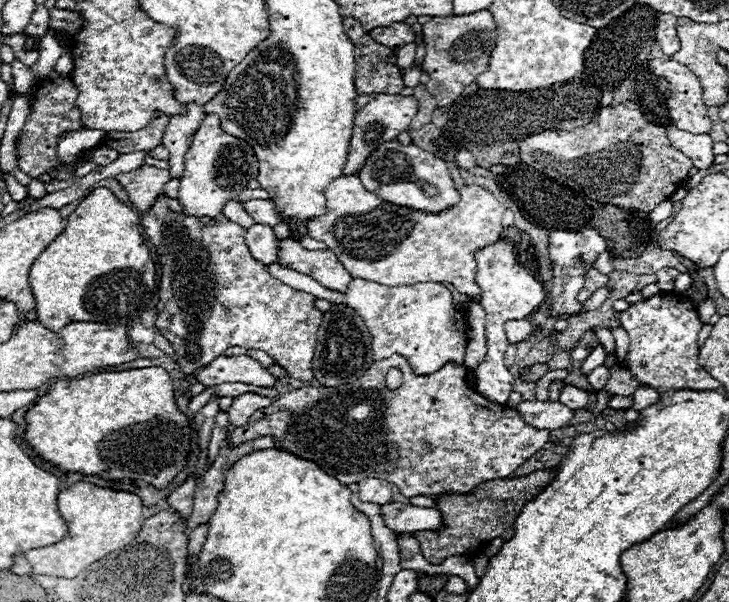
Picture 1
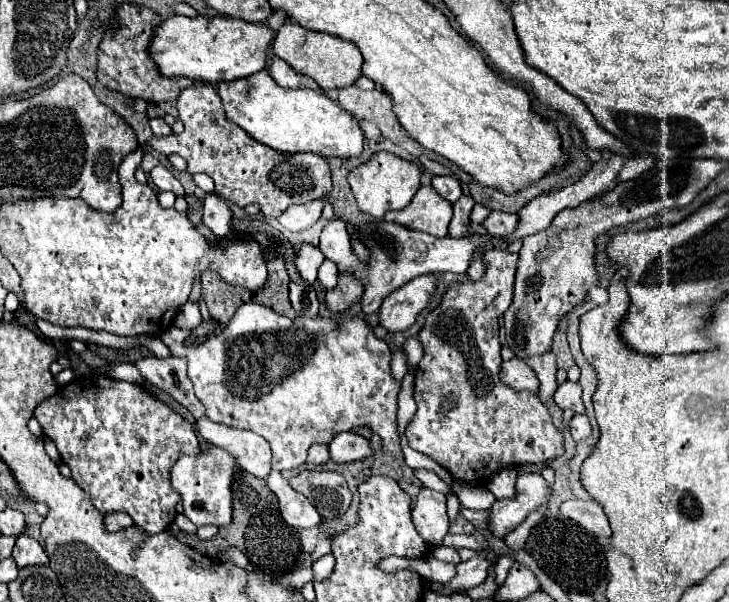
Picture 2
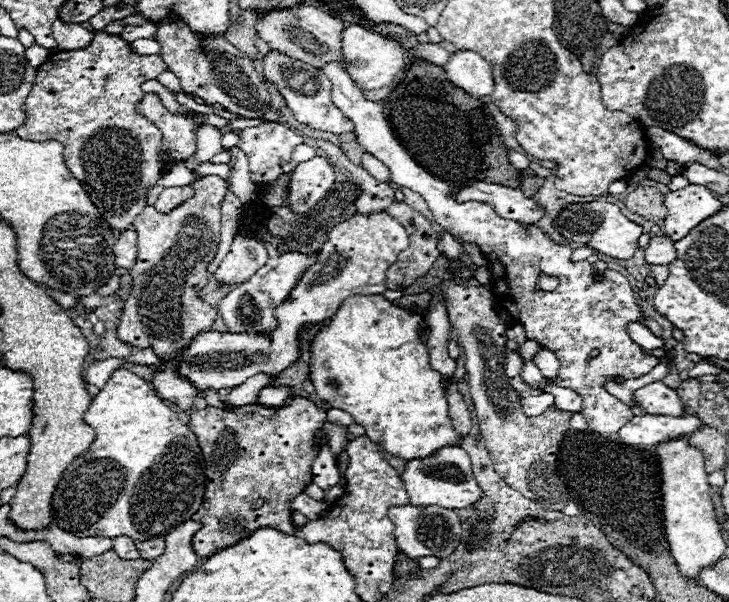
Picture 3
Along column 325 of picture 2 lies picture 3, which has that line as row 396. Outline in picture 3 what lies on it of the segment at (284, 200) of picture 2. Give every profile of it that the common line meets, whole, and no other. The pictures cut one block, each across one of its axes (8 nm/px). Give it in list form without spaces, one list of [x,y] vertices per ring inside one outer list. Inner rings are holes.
[[[204,176],[192,182],[196,194],[182,202],[170,214],[158,214],[154,206],[146,206],[134,220],[138,234],[138,260],[130,270],[132,286],[118,318],[118,338],[138,350],[152,348],[160,358],[160,366],[152,372],[152,388],[162,400],[174,402],[180,410],[192,410],[198,388],[182,378],[176,370],[178,356],[188,348],[194,336],[206,332],[218,310],[206,304],[198,292],[208,282],[206,266],[216,256],[220,242],[220,204],[228,190],[226,182],[218,176]],[[146,310],[146,312],[138,312]]]

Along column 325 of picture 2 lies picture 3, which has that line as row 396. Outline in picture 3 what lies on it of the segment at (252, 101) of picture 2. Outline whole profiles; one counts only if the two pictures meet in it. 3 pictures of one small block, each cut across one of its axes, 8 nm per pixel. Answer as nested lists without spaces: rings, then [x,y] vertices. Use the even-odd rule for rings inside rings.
[[[118,368],[112,372],[110,380],[106,382],[106,386],[92,398],[92,404],[88,406],[86,414],[84,414],[84,422],[88,422],[94,430],[96,430],[96,440],[90,444],[90,448],[78,456],[70,466],[68,470],[62,474],[60,482],[58,482],[58,488],[54,492],[54,500],[52,500],[52,506],[56,508],[54,510],[54,516],[56,516],[56,526],[66,530],[66,532],[72,532],[74,536],[80,536],[80,538],[86,538],[86,536],[108,536],[108,538],[114,538],[114,536],[130,536],[132,540],[136,542],[142,542],[142,540],[150,540],[150,538],[164,538],[168,532],[172,532],[174,528],[178,528],[180,524],[184,524],[186,520],[190,520],[194,516],[194,512],[200,508],[202,500],[204,500],[204,458],[200,456],[200,448],[198,448],[198,442],[196,442],[196,436],[194,432],[180,422],[178,414],[168,408],[156,394],[154,390],[150,388],[150,384],[136,376],[134,372],[126,370],[126,368]]]

